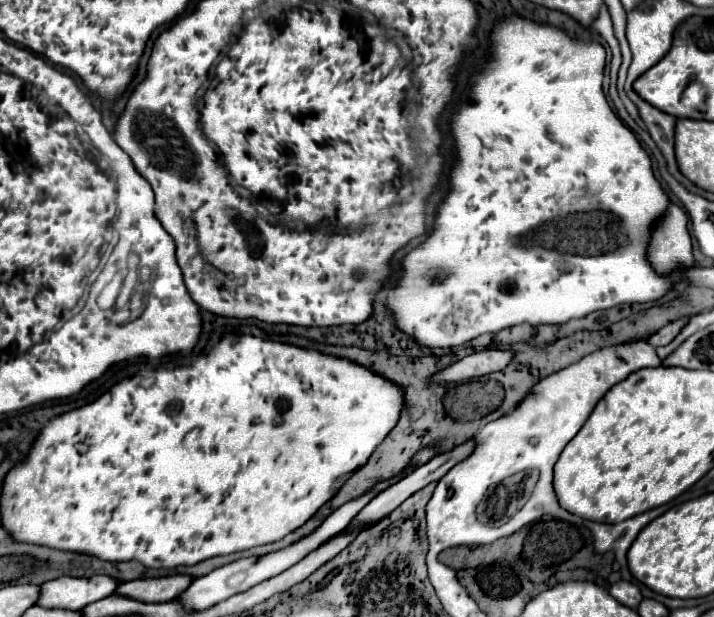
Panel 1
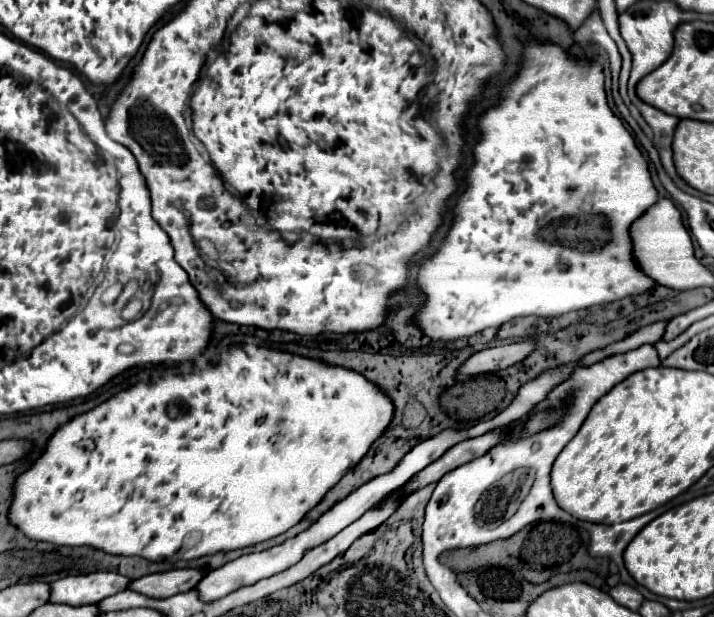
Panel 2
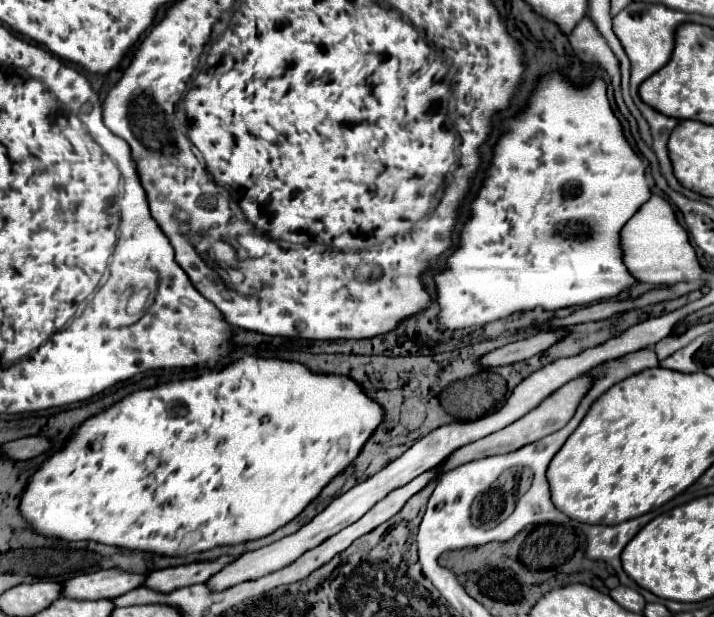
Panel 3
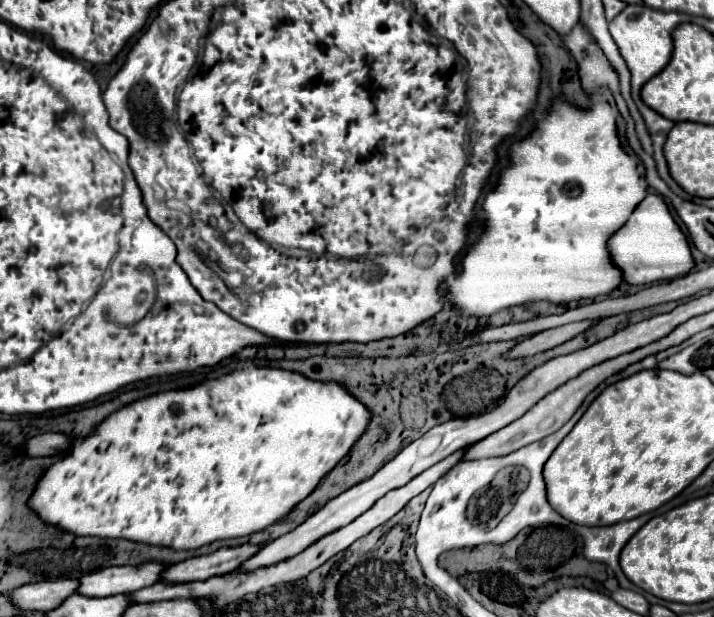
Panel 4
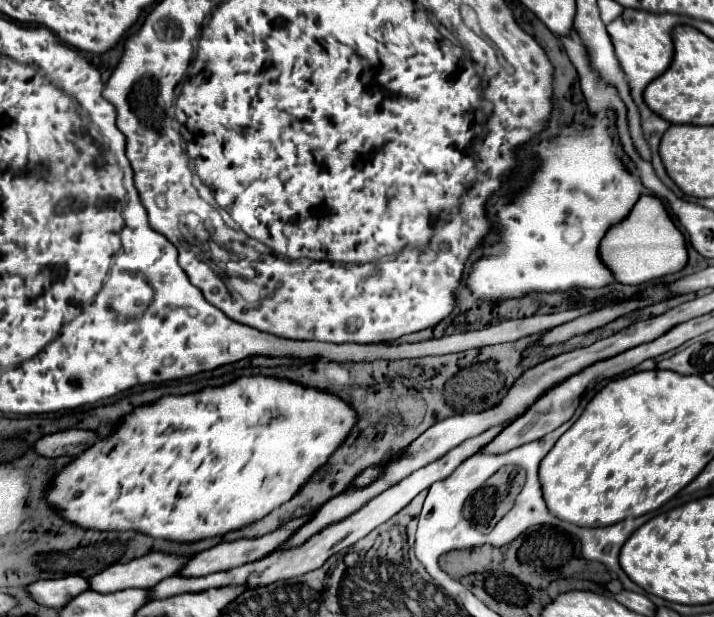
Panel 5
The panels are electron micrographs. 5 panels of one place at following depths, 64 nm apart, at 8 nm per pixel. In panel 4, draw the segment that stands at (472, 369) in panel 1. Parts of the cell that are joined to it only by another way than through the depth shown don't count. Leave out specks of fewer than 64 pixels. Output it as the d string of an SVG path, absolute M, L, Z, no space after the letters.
M574 322L574 324L566 324L566 326L558 326L558 328L552 328L552 330L544 330L540 334L534 334L534 336L528 336L526 340L518 342L510 352L504 354L504 358L508 360L514 360L514 358L526 358L526 356L534 356L538 352L544 352L544 350L550 350L570 338L574 338L576 334L584 332L588 326L592 326L594 322Z

